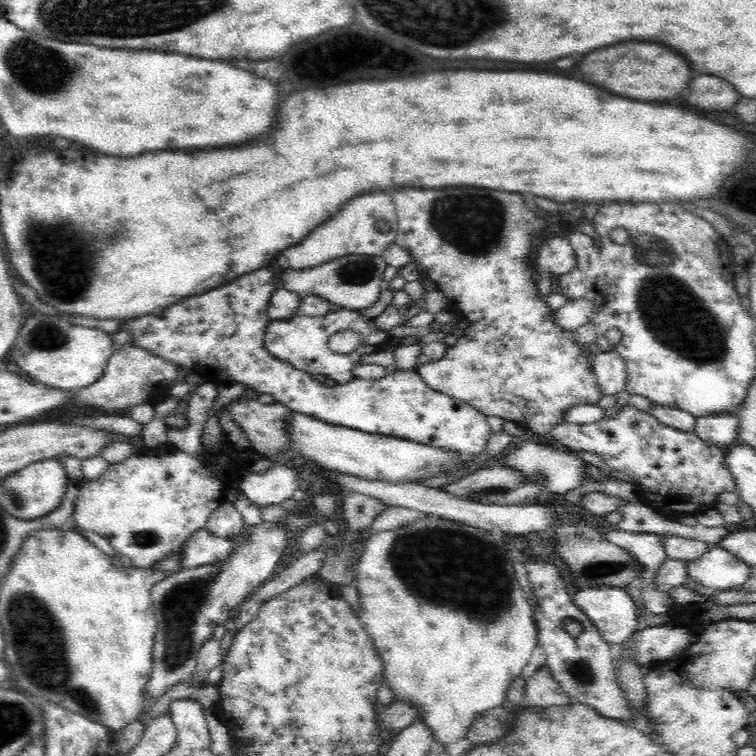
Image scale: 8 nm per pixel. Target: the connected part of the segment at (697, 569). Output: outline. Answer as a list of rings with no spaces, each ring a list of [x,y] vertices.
[[[711,545],[711,549],[700,558],[688,563],[688,572],[692,580],[704,587],[719,591],[742,587],[750,578],[751,566],[720,545]]]

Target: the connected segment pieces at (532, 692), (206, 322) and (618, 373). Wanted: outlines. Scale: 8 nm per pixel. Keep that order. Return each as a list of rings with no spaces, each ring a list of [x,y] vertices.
[[[542,666],[533,676],[525,680],[526,707],[548,708],[569,705],[571,700],[562,690],[560,683],[551,675],[549,669]]]
[[[266,268],[242,274],[234,280],[200,295],[192,295],[156,312],[154,315],[142,315],[120,322],[122,328],[131,334],[131,343],[136,347],[150,349],[156,355],[180,365],[184,371],[192,370],[203,376],[207,382],[242,383],[254,388],[258,393],[272,394],[277,402],[292,411],[310,415],[328,424],[341,425],[362,432],[384,434],[405,438],[420,444],[429,444],[444,451],[460,454],[464,461],[480,454],[490,440],[491,426],[486,415],[470,404],[437,392],[430,388],[416,370],[395,371],[379,379],[361,379],[354,377],[346,384],[326,386],[318,382],[313,375],[296,370],[291,364],[278,360],[264,346],[266,326],[271,321],[267,315],[270,296],[276,290],[274,272]]]
[[[614,349],[592,356],[593,371],[602,394],[616,395],[625,390],[628,373],[622,355]]]

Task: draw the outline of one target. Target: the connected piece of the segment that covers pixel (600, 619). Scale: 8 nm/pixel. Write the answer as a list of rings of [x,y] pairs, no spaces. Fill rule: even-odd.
[[[622,587],[584,588],[584,590],[573,592],[573,604],[592,621],[601,638],[608,644],[625,643],[635,634],[637,605]]]

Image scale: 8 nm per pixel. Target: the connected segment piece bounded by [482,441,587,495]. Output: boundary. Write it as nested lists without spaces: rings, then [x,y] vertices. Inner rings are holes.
[[[524,441],[518,445],[511,445],[507,450],[494,458],[494,462],[488,462],[482,469],[490,469],[495,465],[510,467],[518,472],[522,472],[524,477],[532,479],[540,472],[540,477],[544,477],[546,491],[566,495],[571,490],[579,488],[587,480],[587,464],[575,452],[559,447],[555,444],[546,445],[542,442]]]

